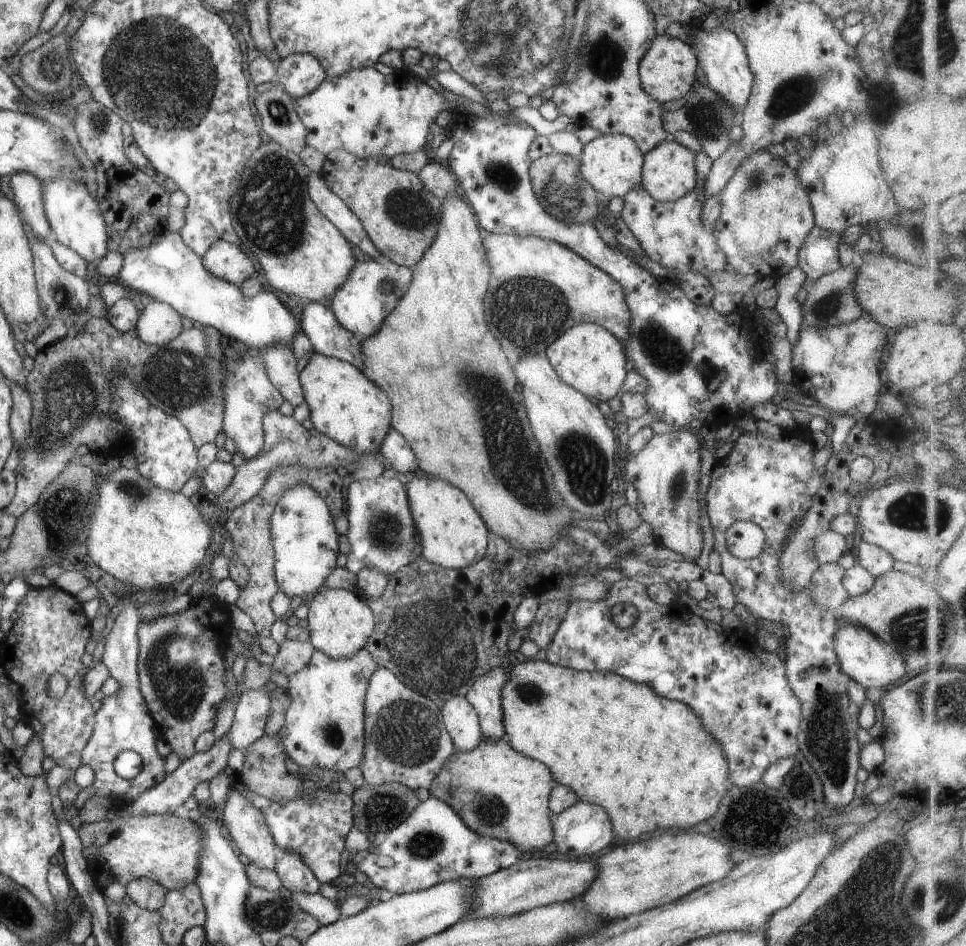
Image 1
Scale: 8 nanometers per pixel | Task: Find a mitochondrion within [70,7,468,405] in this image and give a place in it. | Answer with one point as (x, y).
(134, 70)

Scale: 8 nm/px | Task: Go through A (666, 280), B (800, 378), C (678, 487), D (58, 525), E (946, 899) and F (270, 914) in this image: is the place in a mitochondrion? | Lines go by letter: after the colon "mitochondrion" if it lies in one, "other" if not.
A: other
B: other
C: mitochondrion
D: mitochondrion
E: mitochondrion
F: mitochondrion

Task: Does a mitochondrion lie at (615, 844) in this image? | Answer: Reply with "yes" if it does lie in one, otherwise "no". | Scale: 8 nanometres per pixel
no

